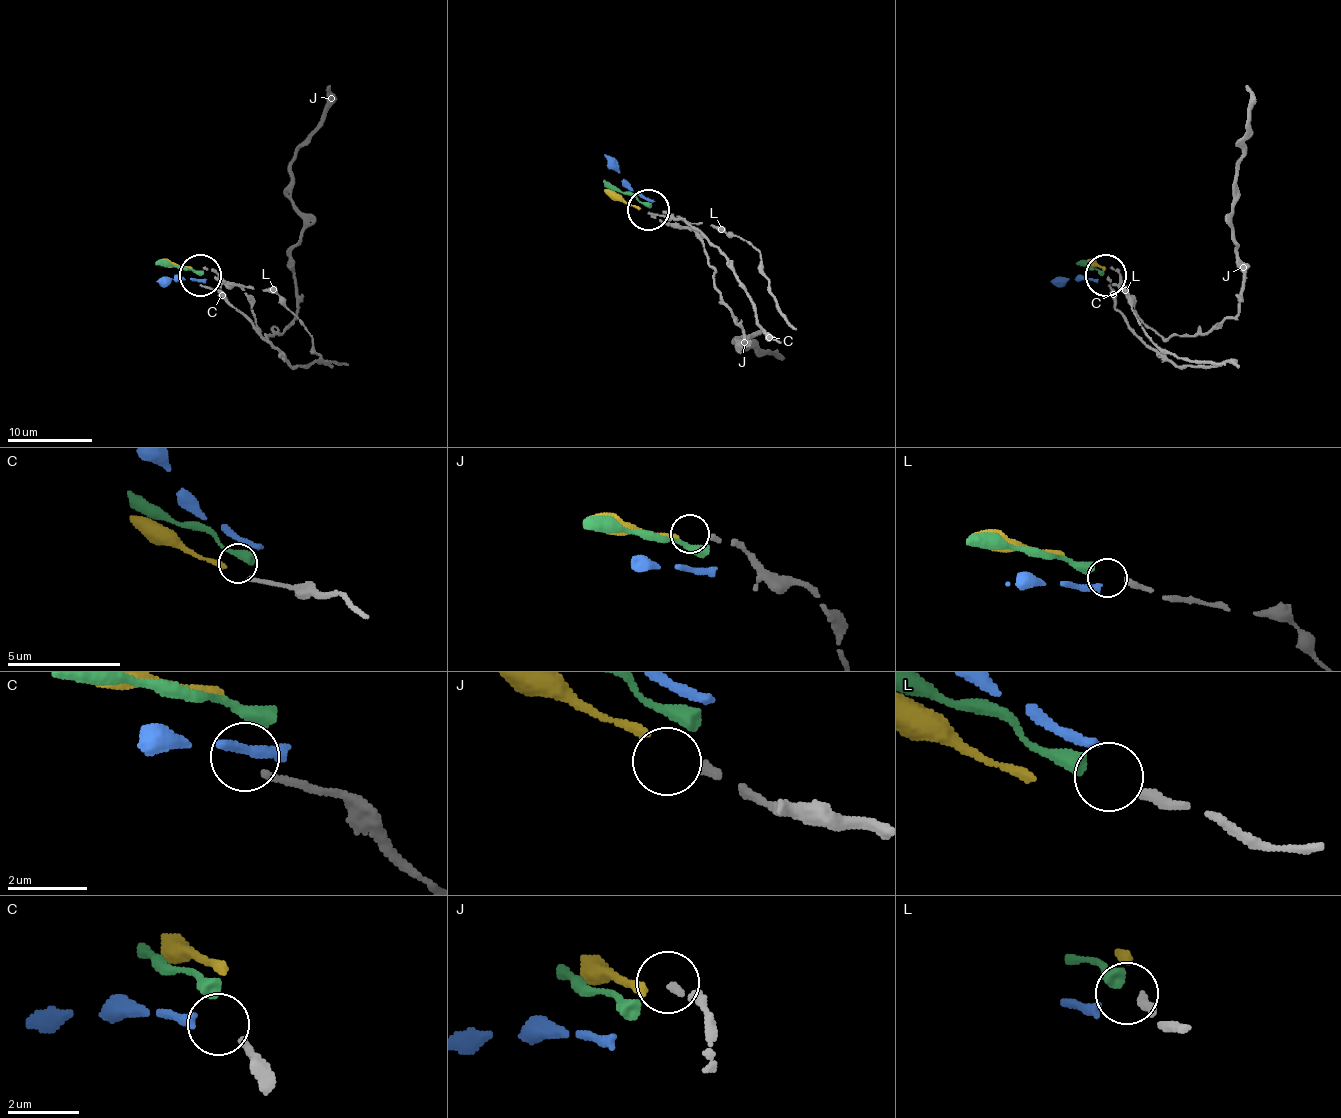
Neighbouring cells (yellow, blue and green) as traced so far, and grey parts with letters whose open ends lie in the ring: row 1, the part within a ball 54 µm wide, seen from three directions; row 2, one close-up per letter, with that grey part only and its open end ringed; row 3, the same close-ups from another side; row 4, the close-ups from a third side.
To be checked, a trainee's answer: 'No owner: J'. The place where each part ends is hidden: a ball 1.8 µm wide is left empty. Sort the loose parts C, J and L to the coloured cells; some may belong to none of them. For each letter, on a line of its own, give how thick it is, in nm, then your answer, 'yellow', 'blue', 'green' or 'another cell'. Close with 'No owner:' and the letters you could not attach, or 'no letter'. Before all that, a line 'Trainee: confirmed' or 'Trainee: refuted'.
Trainee: refuted
C: 170 nm thick; another cell
J: 200 nm thick; another cell
L: 280 nm thick; green
No owner: C, J

